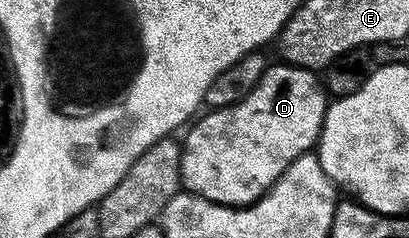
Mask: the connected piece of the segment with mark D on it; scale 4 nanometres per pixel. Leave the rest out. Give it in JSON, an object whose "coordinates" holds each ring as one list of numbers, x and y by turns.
{"coordinates":[[270,63,263,78,235,106,206,111,196,121,181,147,181,183,184,191,202,196,212,204,225,204,229,208,251,205,261,196,266,196,271,186,303,154,313,152,321,138,321,127,325,121,327,93,325,85,316,71,298,68,296,64]]}

